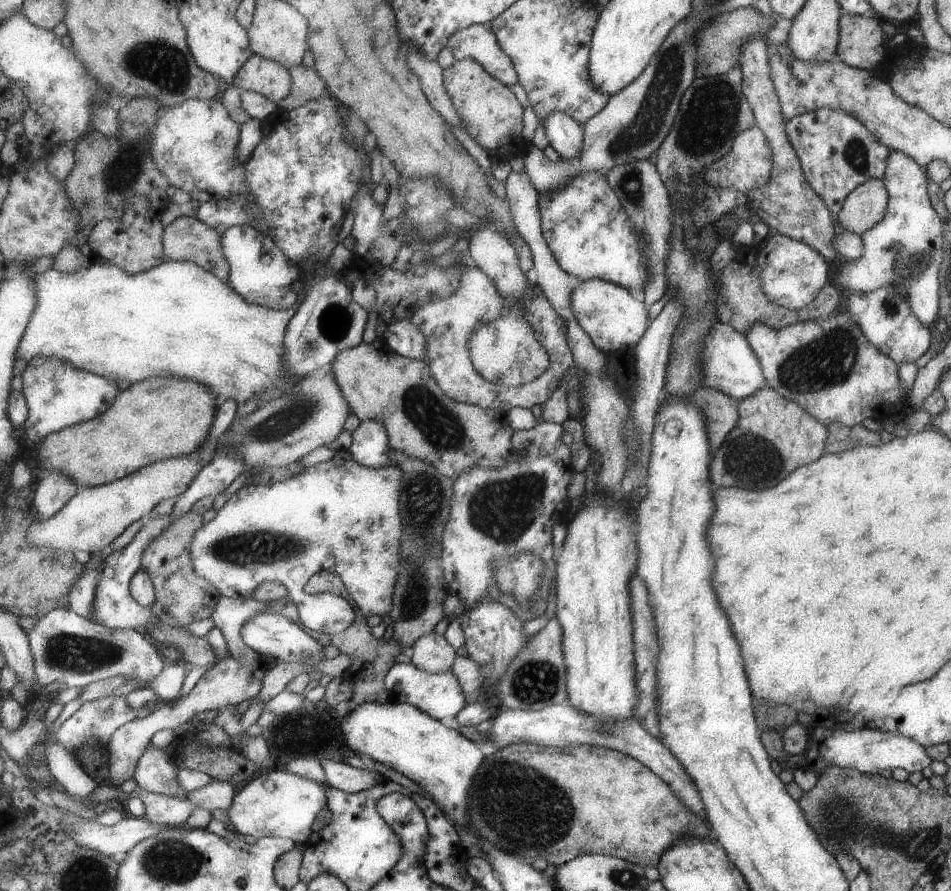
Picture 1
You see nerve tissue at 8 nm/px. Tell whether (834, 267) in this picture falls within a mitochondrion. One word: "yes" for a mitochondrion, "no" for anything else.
no

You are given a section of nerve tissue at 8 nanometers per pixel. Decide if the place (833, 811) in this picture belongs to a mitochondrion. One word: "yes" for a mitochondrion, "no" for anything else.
yes

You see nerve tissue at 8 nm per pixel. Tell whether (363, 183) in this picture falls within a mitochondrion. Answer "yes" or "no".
no

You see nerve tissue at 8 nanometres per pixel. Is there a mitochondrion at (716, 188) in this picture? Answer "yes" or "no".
no

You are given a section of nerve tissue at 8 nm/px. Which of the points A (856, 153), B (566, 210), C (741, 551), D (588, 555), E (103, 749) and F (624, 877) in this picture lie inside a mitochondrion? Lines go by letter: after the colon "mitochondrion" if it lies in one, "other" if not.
A: mitochondrion
B: mitochondrion
C: other
D: other
E: other
F: mitochondrion

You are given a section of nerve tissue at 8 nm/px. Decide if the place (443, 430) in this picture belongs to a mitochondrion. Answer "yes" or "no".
yes

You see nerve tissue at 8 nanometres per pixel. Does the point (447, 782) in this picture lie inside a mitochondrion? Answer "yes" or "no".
no

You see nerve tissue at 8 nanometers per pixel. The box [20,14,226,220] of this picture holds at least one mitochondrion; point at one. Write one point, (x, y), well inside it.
(161, 61)

